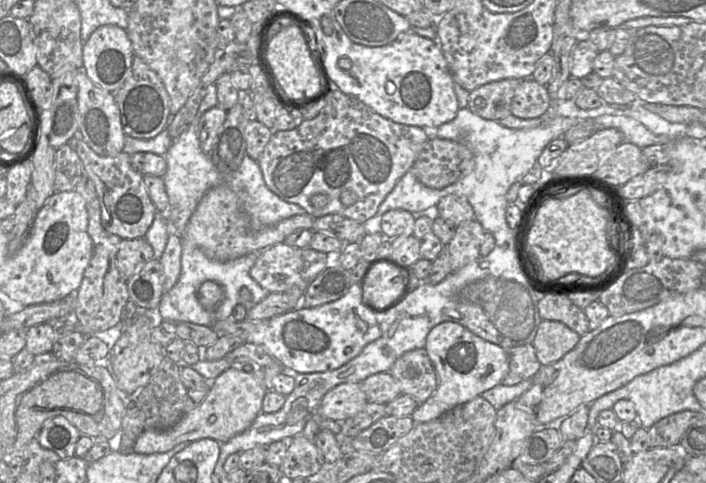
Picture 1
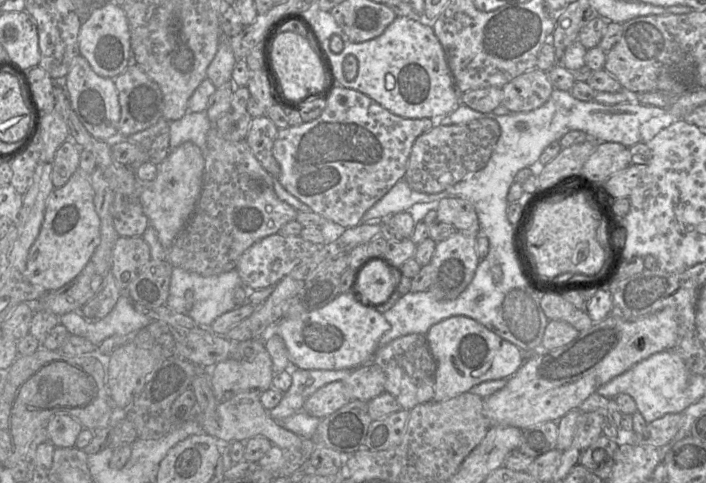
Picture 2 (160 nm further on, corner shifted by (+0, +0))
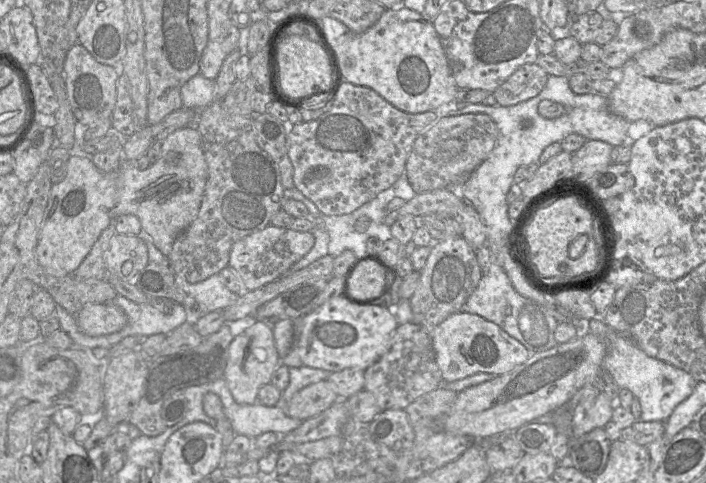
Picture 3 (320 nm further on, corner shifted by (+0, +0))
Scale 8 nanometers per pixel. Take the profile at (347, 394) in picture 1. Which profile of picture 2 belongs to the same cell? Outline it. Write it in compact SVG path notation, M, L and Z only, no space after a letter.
M335 381L326 384L312 394L306 400L302 411L322 419L339 410L351 400L351 394L343 381Z

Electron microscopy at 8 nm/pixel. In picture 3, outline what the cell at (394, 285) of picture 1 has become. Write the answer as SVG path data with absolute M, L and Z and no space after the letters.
M372 260L361 262L347 281L347 292L358 299L380 295L384 283L384 270Z

